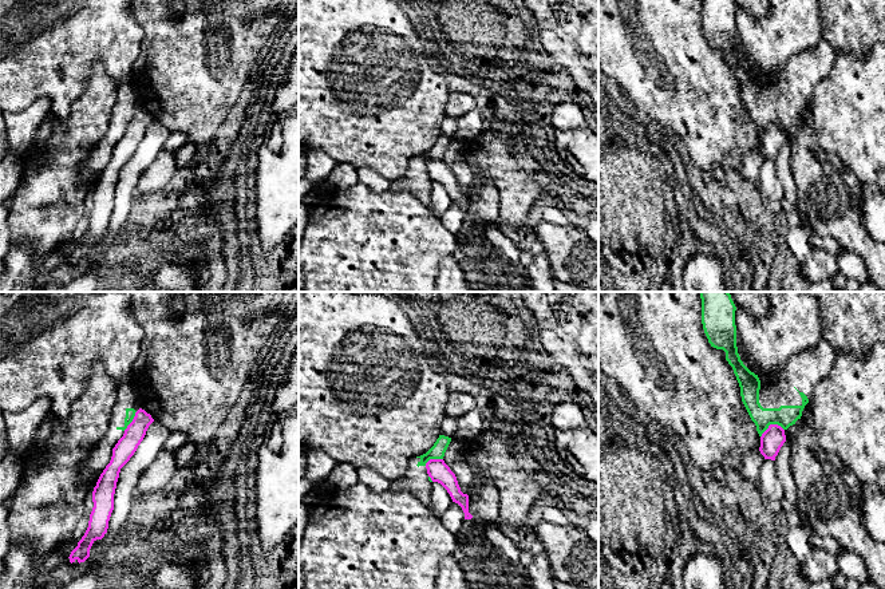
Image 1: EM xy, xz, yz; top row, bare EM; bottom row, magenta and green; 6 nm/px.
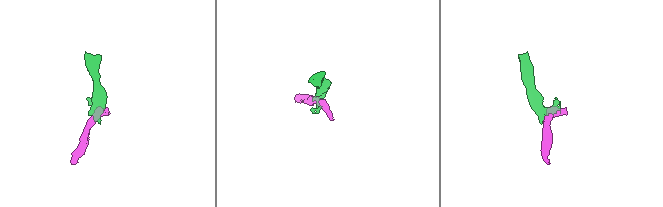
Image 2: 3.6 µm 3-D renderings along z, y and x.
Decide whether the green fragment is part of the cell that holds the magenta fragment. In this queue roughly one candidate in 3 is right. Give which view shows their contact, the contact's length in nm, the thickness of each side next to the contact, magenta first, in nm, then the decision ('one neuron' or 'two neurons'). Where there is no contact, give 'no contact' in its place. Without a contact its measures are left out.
contact in yz; length 150 nm; calibres 140 and 130 nm; two neurons

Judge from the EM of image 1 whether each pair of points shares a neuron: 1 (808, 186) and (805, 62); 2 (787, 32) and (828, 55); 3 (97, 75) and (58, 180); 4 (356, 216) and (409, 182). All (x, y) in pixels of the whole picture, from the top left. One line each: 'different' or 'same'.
1: same
2: different
3: same
4: different

